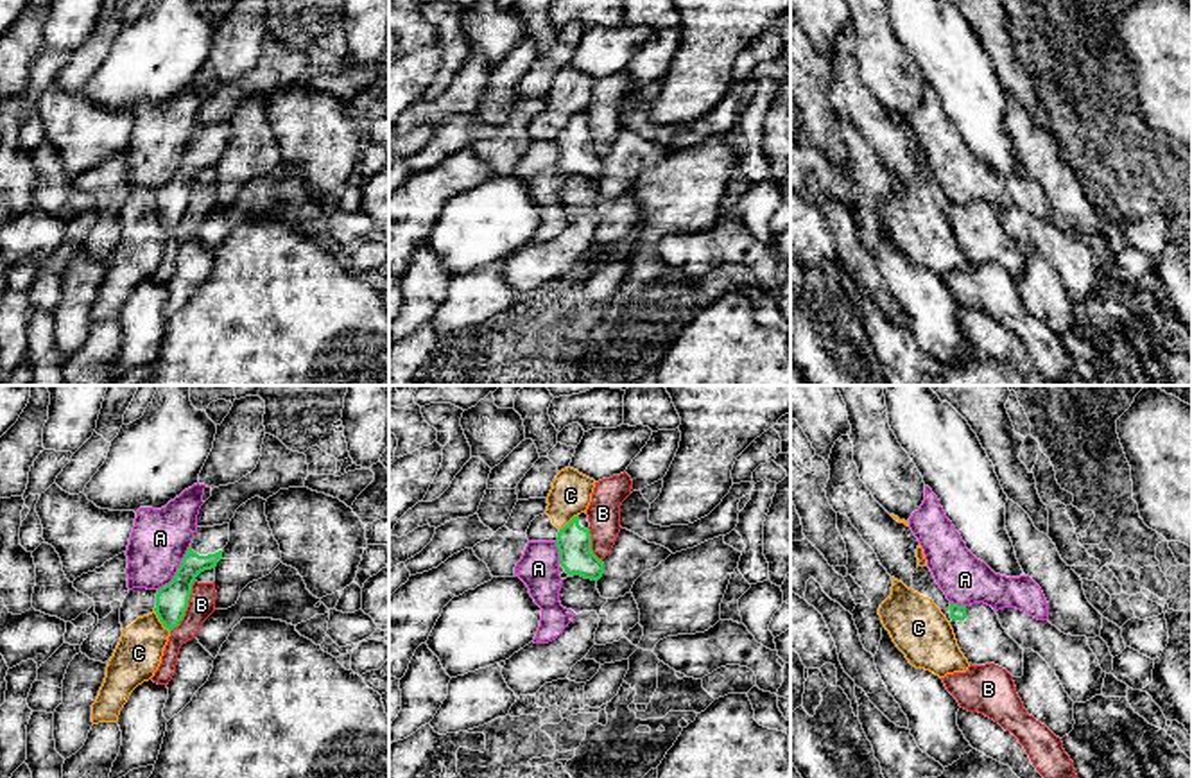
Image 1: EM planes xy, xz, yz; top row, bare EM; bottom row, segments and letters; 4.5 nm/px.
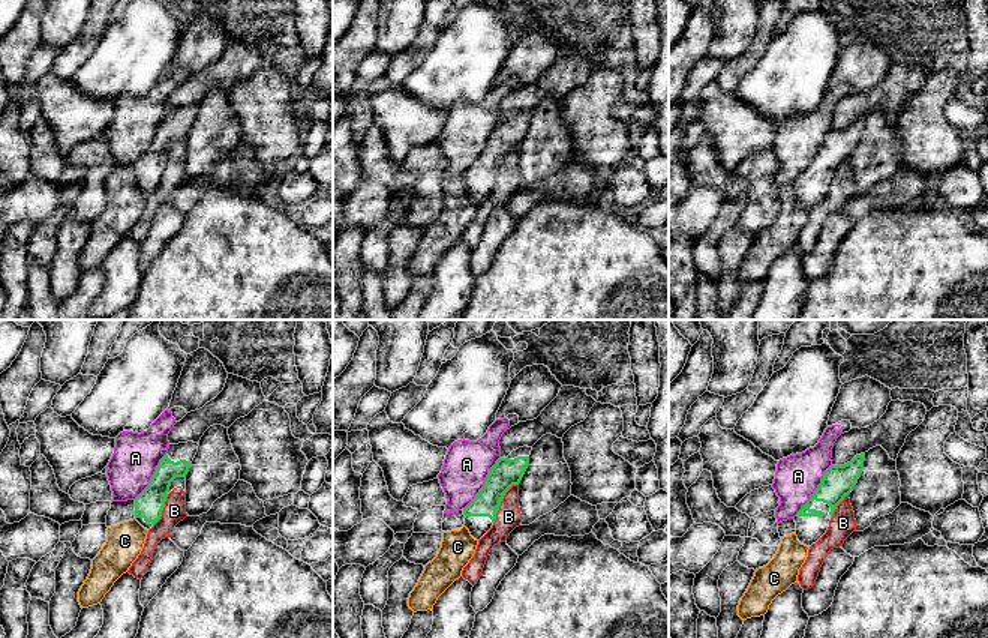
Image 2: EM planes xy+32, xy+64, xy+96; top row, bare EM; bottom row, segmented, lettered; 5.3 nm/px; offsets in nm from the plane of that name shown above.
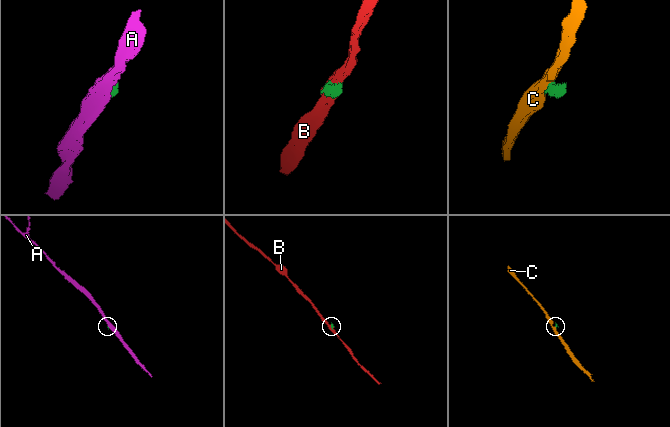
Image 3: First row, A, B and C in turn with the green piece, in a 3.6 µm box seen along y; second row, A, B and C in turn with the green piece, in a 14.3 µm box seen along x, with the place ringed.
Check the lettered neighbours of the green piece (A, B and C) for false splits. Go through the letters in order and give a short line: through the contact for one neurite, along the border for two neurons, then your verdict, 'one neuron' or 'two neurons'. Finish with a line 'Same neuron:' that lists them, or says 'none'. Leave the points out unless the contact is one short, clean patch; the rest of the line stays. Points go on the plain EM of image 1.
A: line xy (192, 135), (176, 172), (158, 189); two neurons
B: line xy (194, 178), (185, 214), (171, 230); two neurons
C: line xy (155, 208), (169, 230); two neurons
Same neuron: none

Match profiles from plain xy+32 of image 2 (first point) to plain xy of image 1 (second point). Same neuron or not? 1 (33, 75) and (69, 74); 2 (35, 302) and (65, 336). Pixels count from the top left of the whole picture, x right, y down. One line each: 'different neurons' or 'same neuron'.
1: different neurons
2: different neurons

